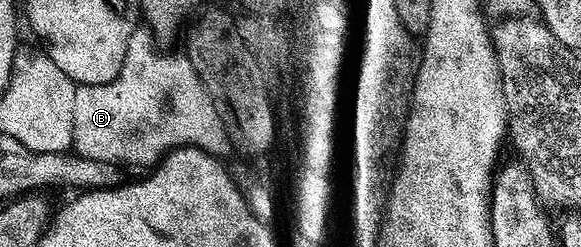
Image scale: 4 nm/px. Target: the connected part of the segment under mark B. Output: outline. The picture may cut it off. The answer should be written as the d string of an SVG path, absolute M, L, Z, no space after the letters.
M127 43L118 65L118 75L107 84L80 84L74 89L71 98L70 115L70 142L73 151L84 158L96 158L100 162L112 162L119 166L125 164L159 163L167 152L181 148L188 144L183 131L183 123L172 123L169 115L164 116L164 96L160 93L160 74L162 72L161 57L150 48L142 44Z

